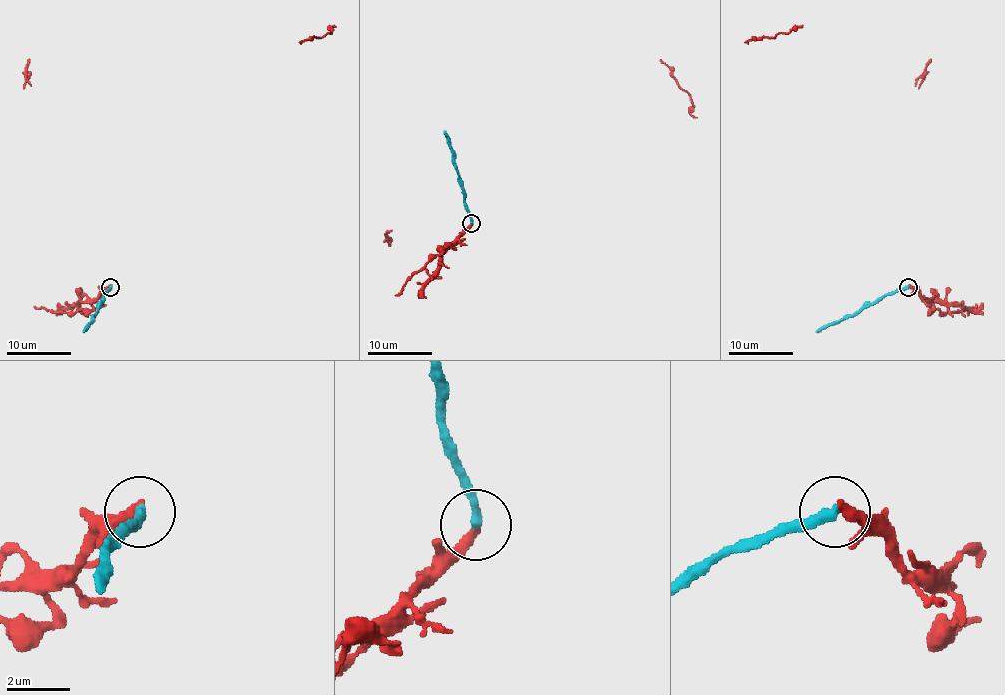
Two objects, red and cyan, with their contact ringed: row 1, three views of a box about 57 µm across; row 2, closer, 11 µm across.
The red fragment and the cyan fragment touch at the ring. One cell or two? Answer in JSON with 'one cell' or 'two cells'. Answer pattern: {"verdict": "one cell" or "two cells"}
{"verdict": "two cells"}

